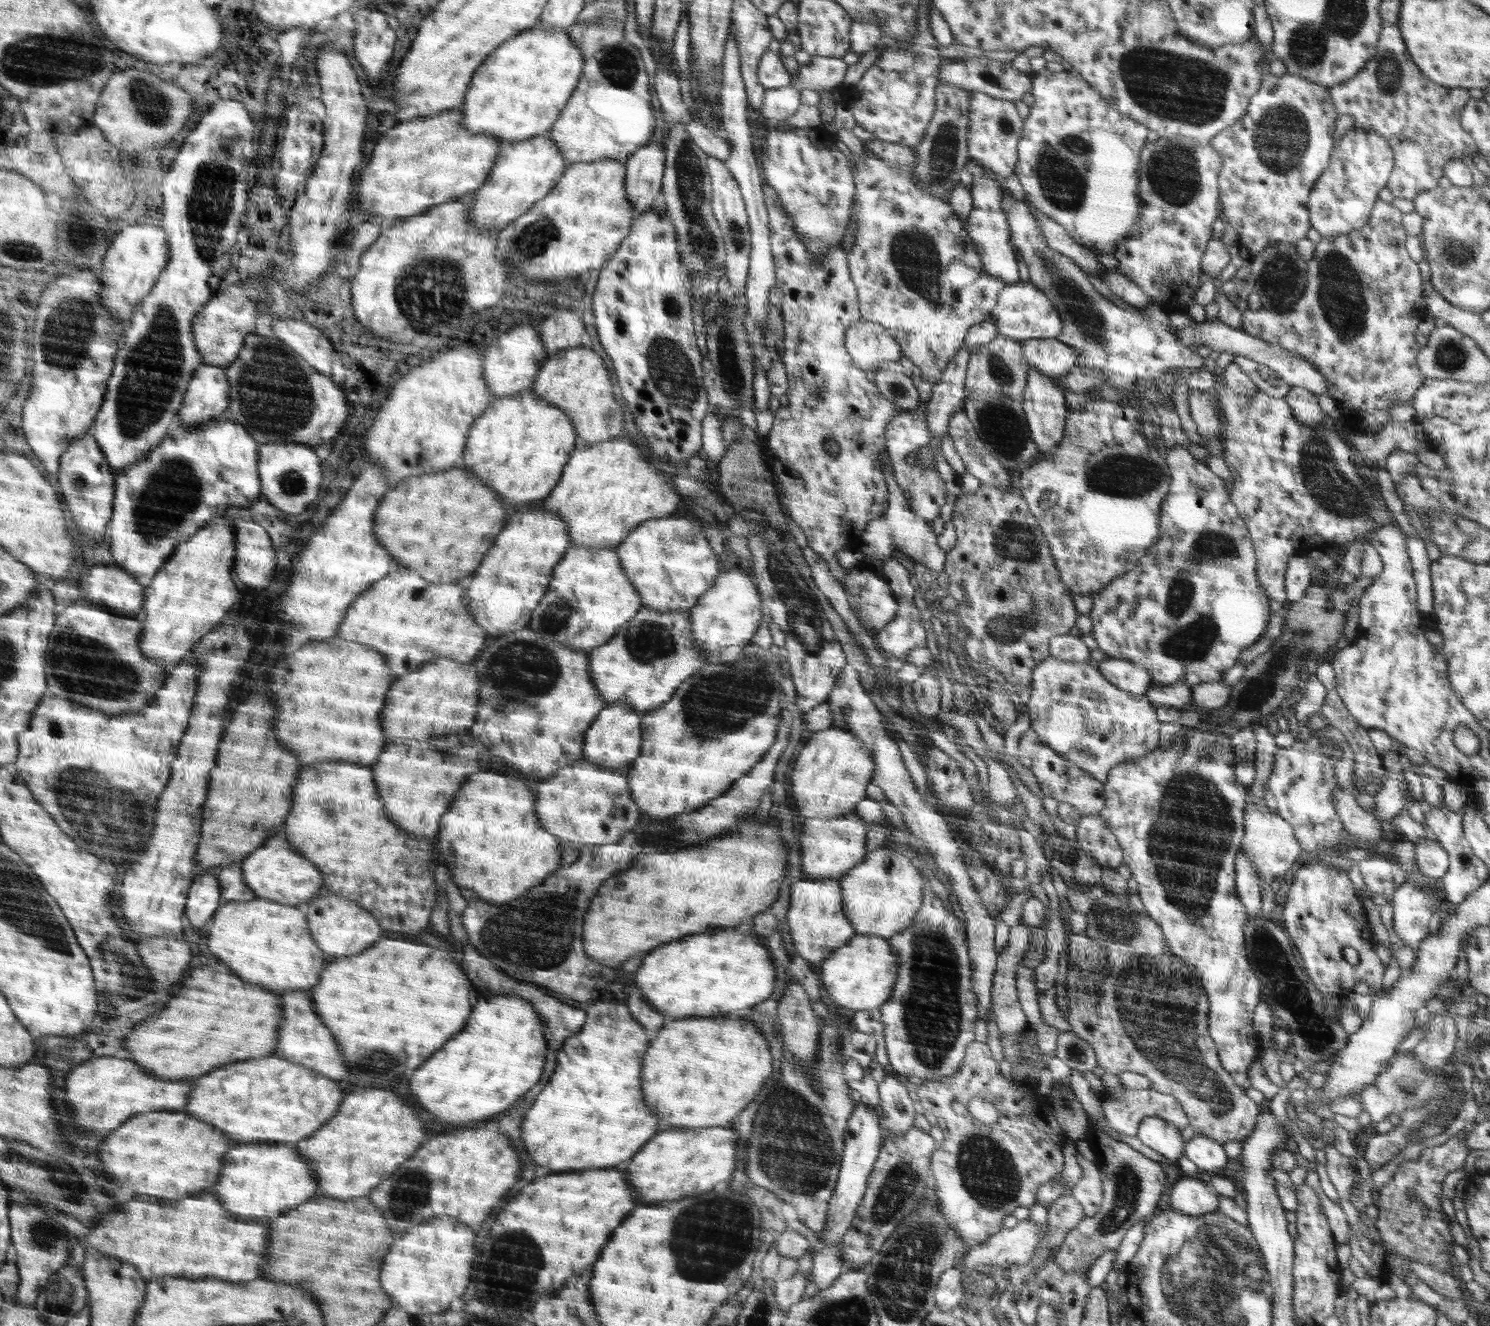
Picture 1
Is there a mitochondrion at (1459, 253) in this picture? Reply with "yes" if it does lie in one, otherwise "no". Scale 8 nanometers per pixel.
yes

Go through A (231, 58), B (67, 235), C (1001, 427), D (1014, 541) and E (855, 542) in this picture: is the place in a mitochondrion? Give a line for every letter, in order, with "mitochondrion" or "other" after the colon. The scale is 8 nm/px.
A: other
B: mitochondrion
C: mitochondrion
D: mitochondrion
E: other

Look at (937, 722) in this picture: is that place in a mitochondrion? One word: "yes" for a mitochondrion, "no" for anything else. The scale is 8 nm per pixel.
no

